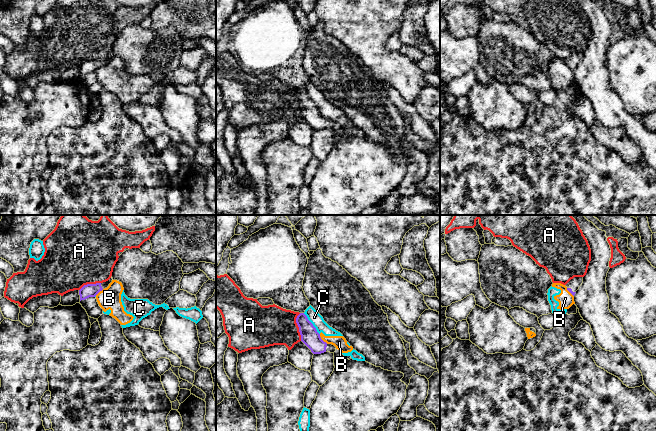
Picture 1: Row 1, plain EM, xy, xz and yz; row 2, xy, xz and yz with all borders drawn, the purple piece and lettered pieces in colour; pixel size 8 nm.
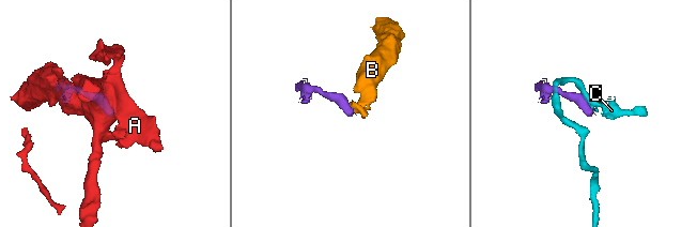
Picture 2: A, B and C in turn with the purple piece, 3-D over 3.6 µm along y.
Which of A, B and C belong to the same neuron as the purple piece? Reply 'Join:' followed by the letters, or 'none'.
Join: none

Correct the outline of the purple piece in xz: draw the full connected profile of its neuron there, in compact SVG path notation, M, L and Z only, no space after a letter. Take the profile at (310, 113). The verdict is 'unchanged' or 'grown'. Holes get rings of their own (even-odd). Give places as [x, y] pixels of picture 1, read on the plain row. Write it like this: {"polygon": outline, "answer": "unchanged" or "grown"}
{"polygon": "M300 89L297 92L296 99L299 103L301 117L313 130L321 130L324 128L334 129L336 127L334 121L327 120L321 115L320 110L304 89Z", "answer": "grown"}

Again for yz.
{"polygon": "M574 53L565 62L567 63L567 66L574 72L582 59L583 53Z", "answer": "grown"}

